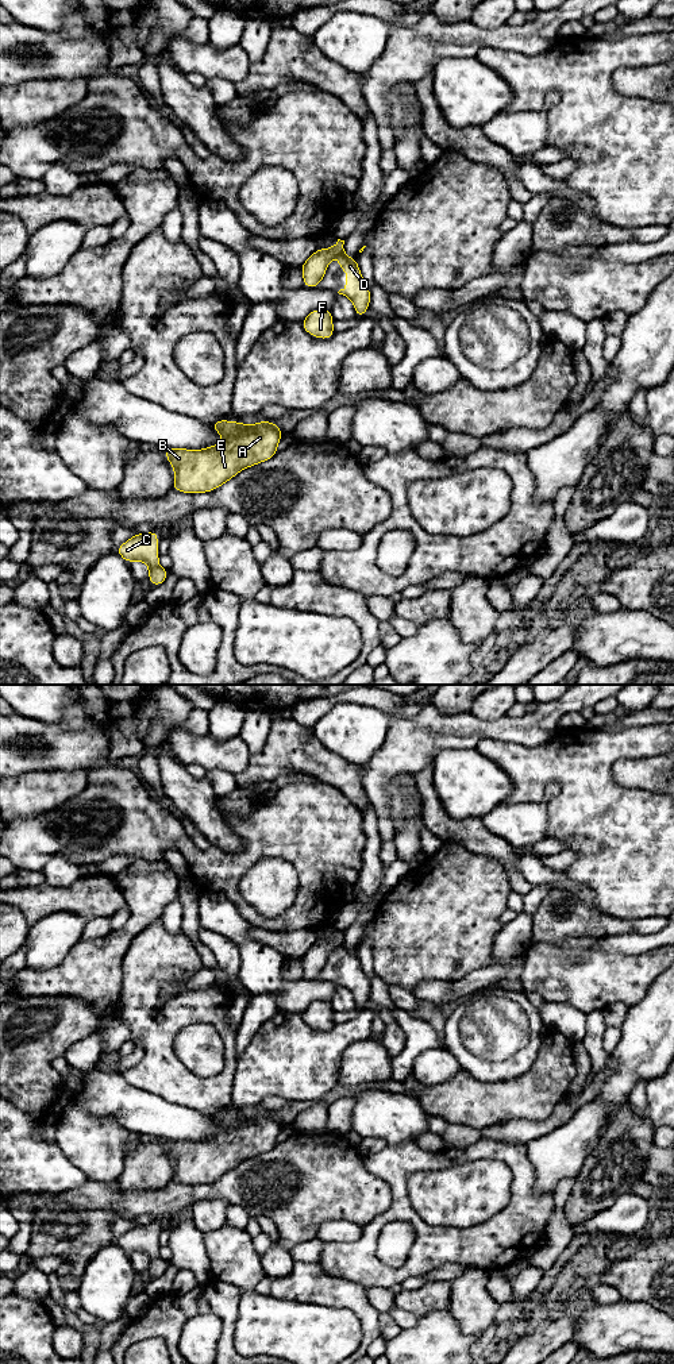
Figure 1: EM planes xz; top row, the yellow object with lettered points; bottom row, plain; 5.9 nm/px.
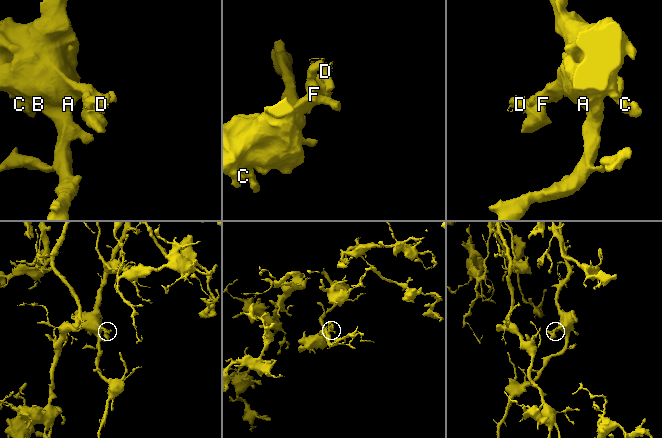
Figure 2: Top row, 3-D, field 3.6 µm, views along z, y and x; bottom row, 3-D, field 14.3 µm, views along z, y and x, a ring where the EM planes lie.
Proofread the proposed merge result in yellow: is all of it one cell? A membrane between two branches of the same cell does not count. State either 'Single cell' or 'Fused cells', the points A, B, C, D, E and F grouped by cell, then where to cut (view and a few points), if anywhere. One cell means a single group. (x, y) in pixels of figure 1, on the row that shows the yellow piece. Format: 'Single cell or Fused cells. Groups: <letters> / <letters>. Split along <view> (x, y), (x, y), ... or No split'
Fused cells. Groups: A B C E F / D. Split along xz (342, 247), (336, 254)

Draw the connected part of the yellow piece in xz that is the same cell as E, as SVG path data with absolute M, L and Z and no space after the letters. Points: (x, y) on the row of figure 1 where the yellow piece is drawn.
M216 420L212 428L224 438L222 443L203 450L167 448L165 456L174 469L173 490L182 493L208 493L257 463L271 459L277 452L282 431L276 423L262 420L257 424Z

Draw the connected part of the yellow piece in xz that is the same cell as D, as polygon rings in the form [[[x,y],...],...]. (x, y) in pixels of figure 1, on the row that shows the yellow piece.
[[[342,248],[338,254],[339,269],[347,271],[346,288],[338,293],[348,297],[355,309],[355,315],[363,317],[370,307],[370,288],[365,284],[357,258],[350,258]]]

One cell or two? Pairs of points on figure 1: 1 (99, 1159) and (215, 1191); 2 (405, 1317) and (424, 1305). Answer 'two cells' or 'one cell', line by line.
1: two cells
2: two cells

